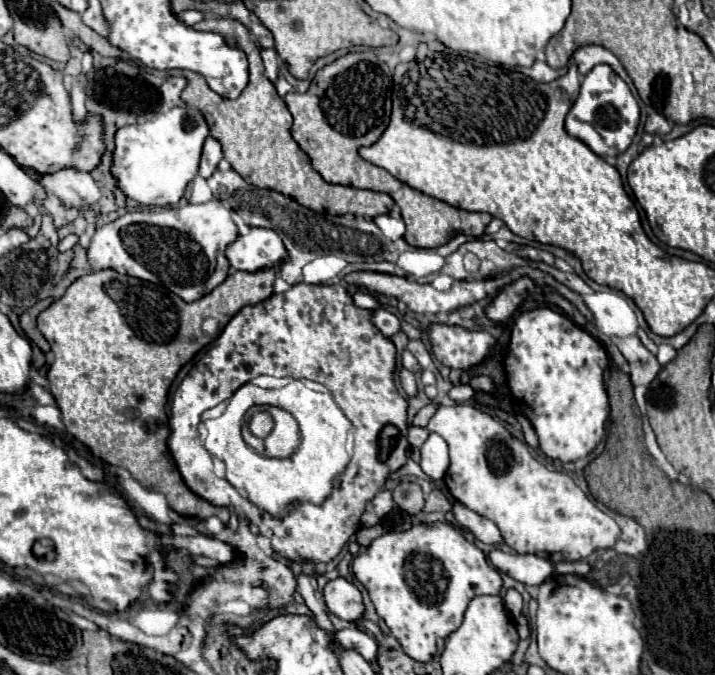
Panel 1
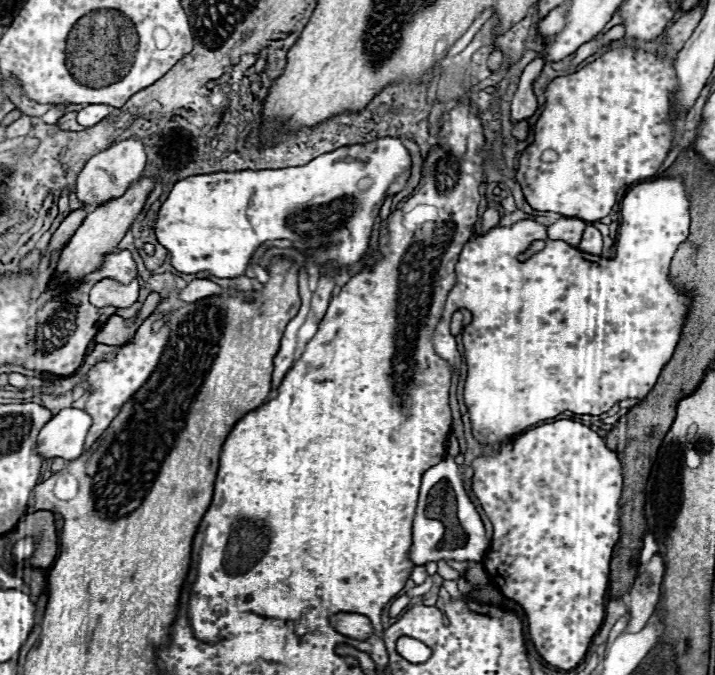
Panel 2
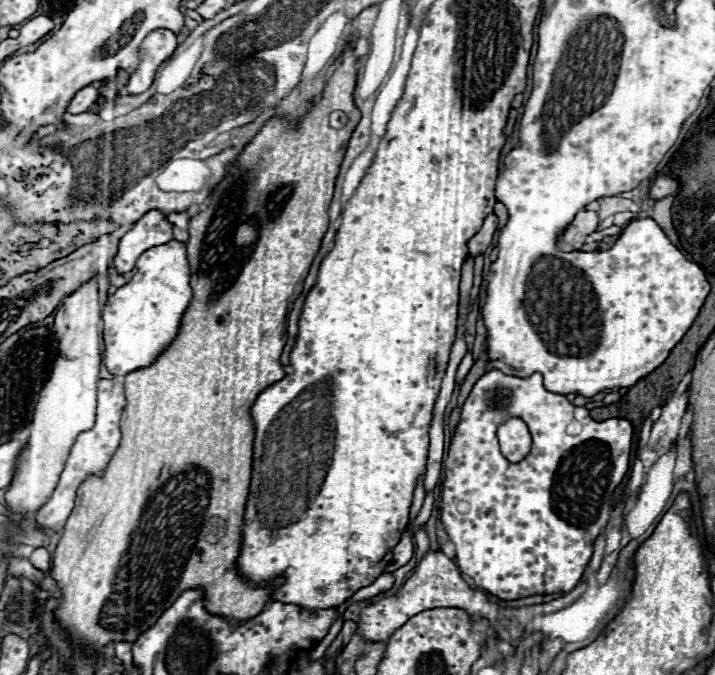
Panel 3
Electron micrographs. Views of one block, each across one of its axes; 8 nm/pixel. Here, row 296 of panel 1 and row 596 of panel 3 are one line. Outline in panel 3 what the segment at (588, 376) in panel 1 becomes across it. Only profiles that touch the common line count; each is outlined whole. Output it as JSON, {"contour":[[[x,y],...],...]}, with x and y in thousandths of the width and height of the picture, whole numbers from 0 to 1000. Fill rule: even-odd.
{"contour":[[[685,548],[680,551],[663,572],[663,578],[657,581],[655,593],[646,601],[646,613],[643,613],[643,625],[638,631],[635,649],[629,655],[629,667],[627,667],[627,679],[621,681],[621,714],[618,714],[618,776],[621,785],[627,791],[627,797],[635,803],[638,809],[638,833],[641,841],[657,853],[663,859],[663,865],[669,871],[674,871],[677,877],[699,886],[699,889],[724,889],[724,886],[736,886],[736,883],[747,883],[747,880],[775,880],[775,877],[794,877],[800,874],[825,827],[831,818],[831,803],[834,797],[842,791],[842,785],[850,779],[853,770],[853,750],[848,750],[848,744],[856,738],[862,720],[870,714],[870,708],[878,699],[878,687],[881,687],[881,664],[884,664],[884,628],[878,622],[867,622],[867,619],[853,619],[848,625],[834,625],[825,619],[820,604],[808,604],[800,601],[794,596],[794,590],[789,584],[772,584],[764,581],[764,575],[758,572],[758,557],[747,554],[741,560],[722,560],[722,557],[708,557],[697,548]],[[713,616],[724,616],[730,619],[744,643],[744,667],[741,673],[727,681],[727,684],[710,684],[702,673],[699,673],[699,661],[697,661],[697,649],[694,649],[694,634],[697,628],[702,628],[702,622],[713,619]]]}

